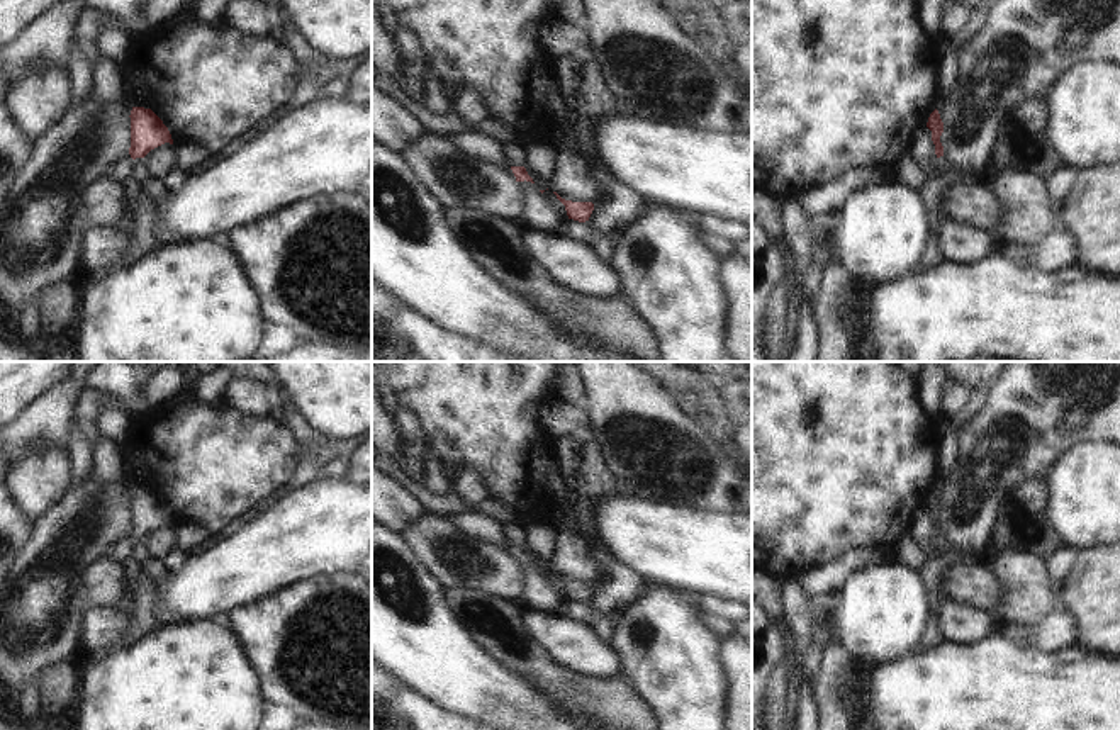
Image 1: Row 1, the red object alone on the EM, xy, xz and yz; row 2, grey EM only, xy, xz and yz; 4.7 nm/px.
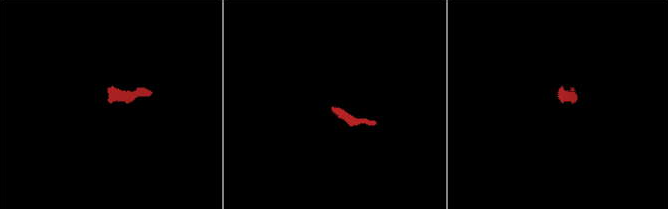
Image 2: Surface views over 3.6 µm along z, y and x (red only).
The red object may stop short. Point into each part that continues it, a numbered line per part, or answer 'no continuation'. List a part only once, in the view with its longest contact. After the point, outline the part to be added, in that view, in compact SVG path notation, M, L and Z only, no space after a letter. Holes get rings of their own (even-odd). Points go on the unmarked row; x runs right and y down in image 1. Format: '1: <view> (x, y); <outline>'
1: xz (479, 527); M470 511L462 518L455 518L453 521L455 521L455 528L460 530L462 533L479 542L490 543L509 553L512 559L516 559L511 550L511 545L504 536L504 528L499 521L485 514L479 514L477 511Z

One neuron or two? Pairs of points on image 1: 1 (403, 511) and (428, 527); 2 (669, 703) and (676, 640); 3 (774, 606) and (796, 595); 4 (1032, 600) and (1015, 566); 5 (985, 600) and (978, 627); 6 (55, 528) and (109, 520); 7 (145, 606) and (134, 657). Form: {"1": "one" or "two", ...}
{"1": "two", "2": "one", "3": "two", "4": "one", "5": "two", "6": "one", "7": "two"}

